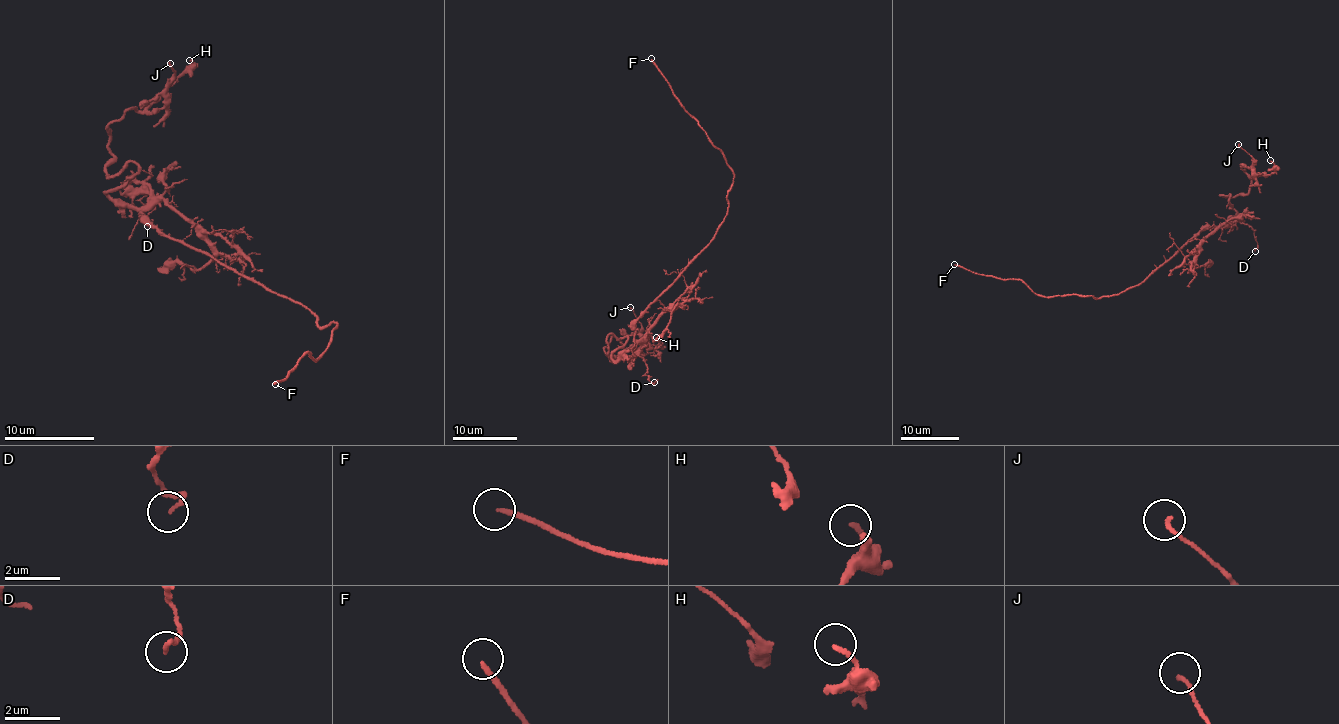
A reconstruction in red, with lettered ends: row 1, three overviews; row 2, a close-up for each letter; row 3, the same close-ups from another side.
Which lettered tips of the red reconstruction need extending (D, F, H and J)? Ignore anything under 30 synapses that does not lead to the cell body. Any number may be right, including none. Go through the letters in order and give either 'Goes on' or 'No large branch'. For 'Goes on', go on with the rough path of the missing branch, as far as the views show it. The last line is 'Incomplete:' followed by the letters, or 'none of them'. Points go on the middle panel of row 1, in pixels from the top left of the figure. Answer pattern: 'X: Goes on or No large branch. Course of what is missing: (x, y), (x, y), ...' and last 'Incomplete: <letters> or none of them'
D: No large branch
F: Goes on. Course of what is missing: (651, 58), (621, 37), (607, 33)
H: No large branch
J: No large branch
Incomplete: F

